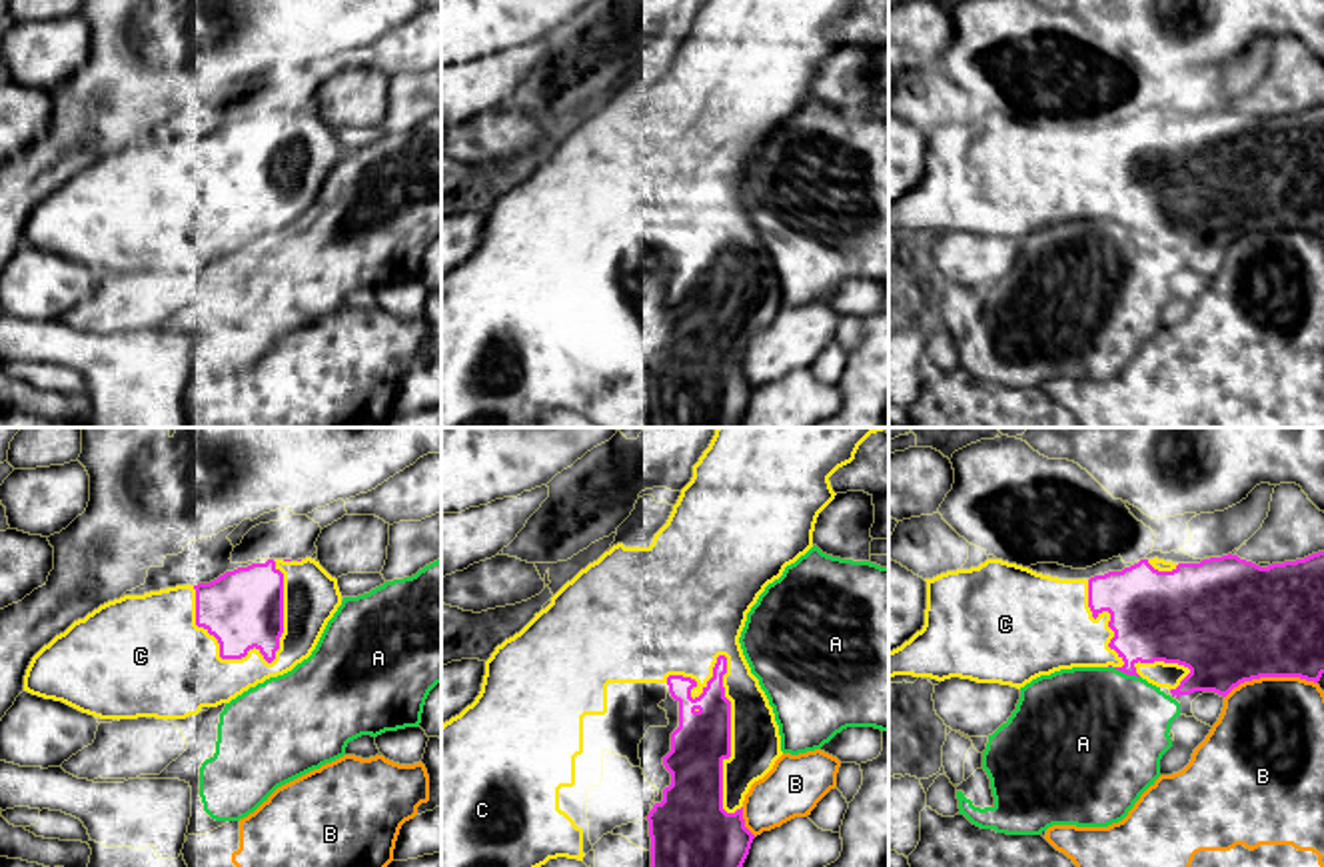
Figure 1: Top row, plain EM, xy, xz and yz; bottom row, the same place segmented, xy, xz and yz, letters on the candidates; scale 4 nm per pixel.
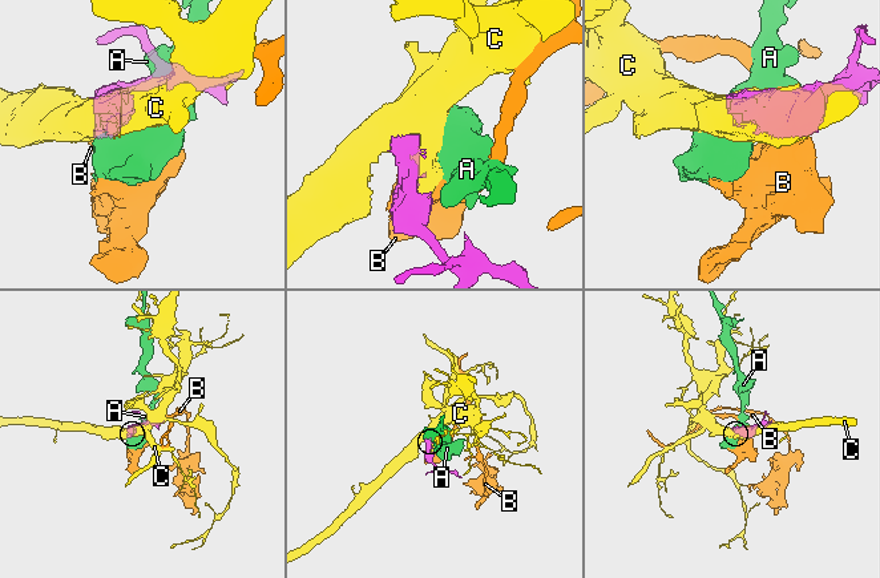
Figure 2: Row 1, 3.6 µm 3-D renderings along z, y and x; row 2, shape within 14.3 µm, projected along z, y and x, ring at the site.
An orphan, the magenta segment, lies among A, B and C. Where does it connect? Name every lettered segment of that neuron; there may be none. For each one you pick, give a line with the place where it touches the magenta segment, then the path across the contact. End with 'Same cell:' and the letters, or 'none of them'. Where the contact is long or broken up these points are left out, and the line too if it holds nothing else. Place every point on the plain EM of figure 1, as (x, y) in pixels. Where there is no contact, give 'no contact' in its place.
C: xz (729, 288)
Same cell: C

